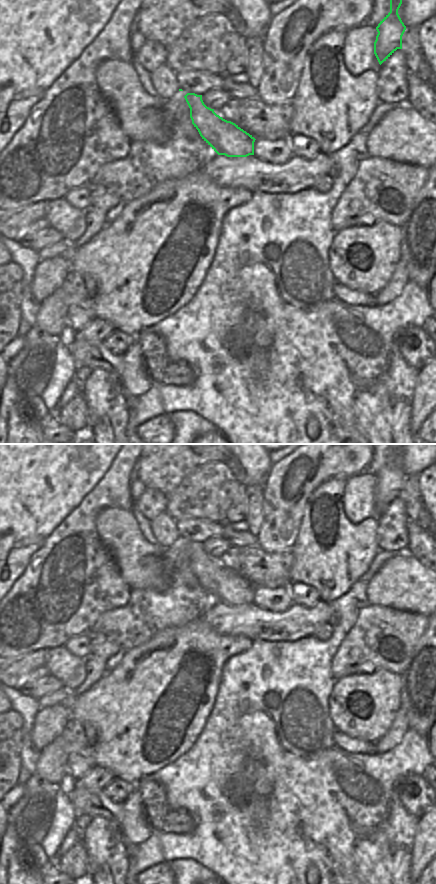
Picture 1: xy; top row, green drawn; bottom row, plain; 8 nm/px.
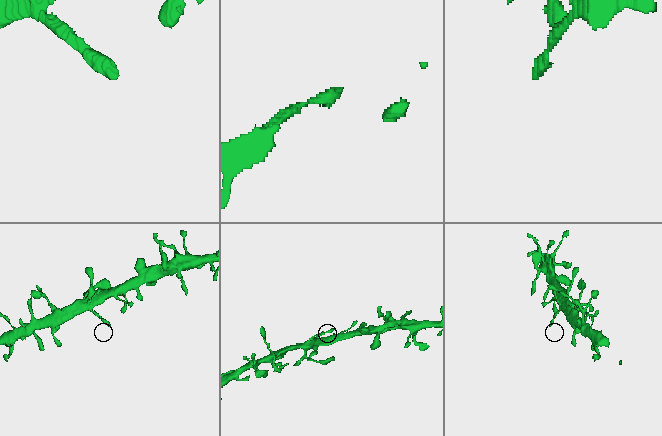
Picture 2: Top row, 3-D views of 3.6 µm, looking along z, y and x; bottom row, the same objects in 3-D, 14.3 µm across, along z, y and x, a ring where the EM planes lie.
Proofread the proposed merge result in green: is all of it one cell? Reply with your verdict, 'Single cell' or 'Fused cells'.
Single cell.

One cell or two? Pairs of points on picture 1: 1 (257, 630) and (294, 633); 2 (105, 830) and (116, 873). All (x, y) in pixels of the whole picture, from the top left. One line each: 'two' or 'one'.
1: one
2: one

